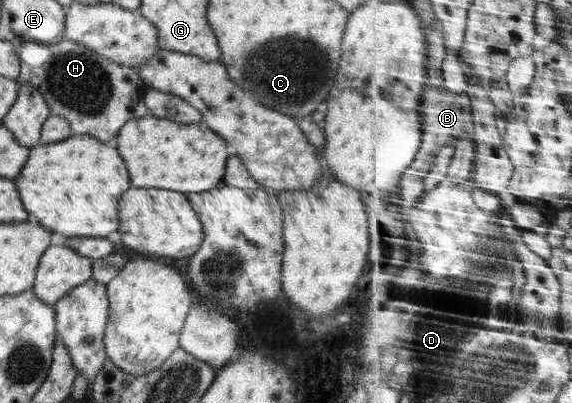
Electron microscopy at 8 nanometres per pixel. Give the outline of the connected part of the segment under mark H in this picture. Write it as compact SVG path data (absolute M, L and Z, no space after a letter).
M65 38L59 44L24 41L16 50L20 61L20 75L16 82L19 86L22 82L34 84L50 108L50 114L63 116L71 126L72 135L91 135L105 146L113 148L117 144L119 130L121 126L125 126L125 122L149 114L144 103L147 86L134 68L112 62L82 44Z

